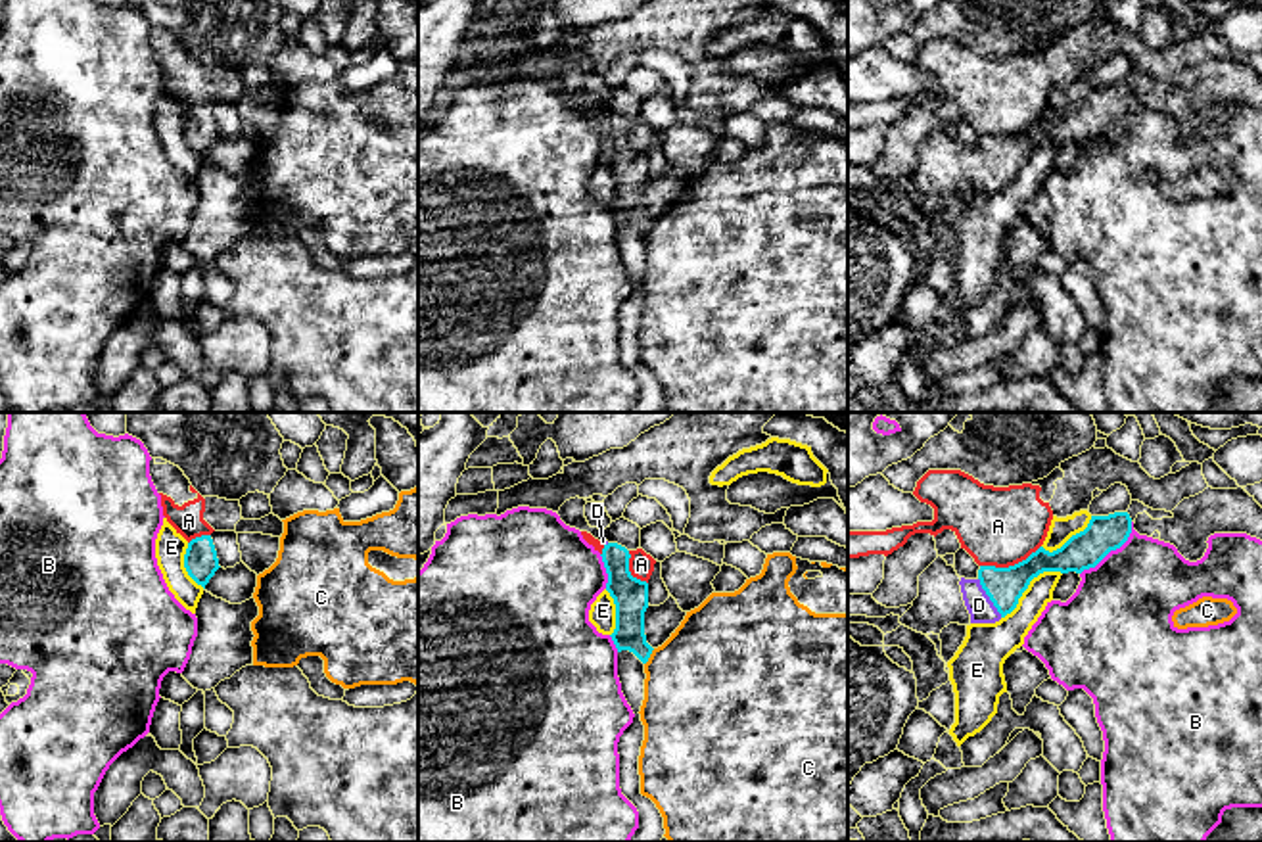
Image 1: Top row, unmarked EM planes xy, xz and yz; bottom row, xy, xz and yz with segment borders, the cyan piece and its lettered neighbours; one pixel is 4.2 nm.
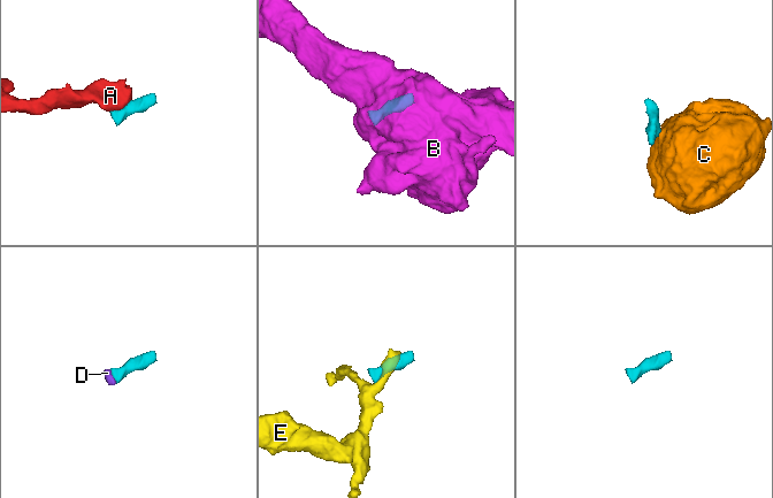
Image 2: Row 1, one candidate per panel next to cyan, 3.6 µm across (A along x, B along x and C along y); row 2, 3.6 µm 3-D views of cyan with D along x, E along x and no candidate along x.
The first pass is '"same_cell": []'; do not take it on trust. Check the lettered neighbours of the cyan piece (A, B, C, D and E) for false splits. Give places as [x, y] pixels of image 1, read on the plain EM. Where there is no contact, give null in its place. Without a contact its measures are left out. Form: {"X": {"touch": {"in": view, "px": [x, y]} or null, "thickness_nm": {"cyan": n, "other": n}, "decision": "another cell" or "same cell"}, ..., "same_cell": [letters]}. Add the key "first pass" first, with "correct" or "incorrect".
{"first pass": "incorrect", "A": {"touch": {"in": "yz", "px": [1009, 137]}, "thickness_nm": {"cyan": 160, "other": 340}, "decision": "another cell"}, "B": {"touch": {"in": "yz", "px": [1111, 119]}, "thickness_nm": {"cyan": 160, "other": 420}, "decision": "another cell"}, "C": {"touch": {"in": "xz", "px": [649, 227]}, "thickness_nm": {"cyan": 140, "other": 460}, "decision": "another cell"}, "D": {"touch": {"in": "yz", "px": [988, 165]}, "thickness_nm": {"cyan": 160, "other": 110}, "decision": "same cell"}, "E": {"touch": {"in": "yz", "px": [1028, 154]}, "thickness_nm": {"cyan": 160, "other": 150}, "decision": "another cell"}, "same_cell": ["D"]}

